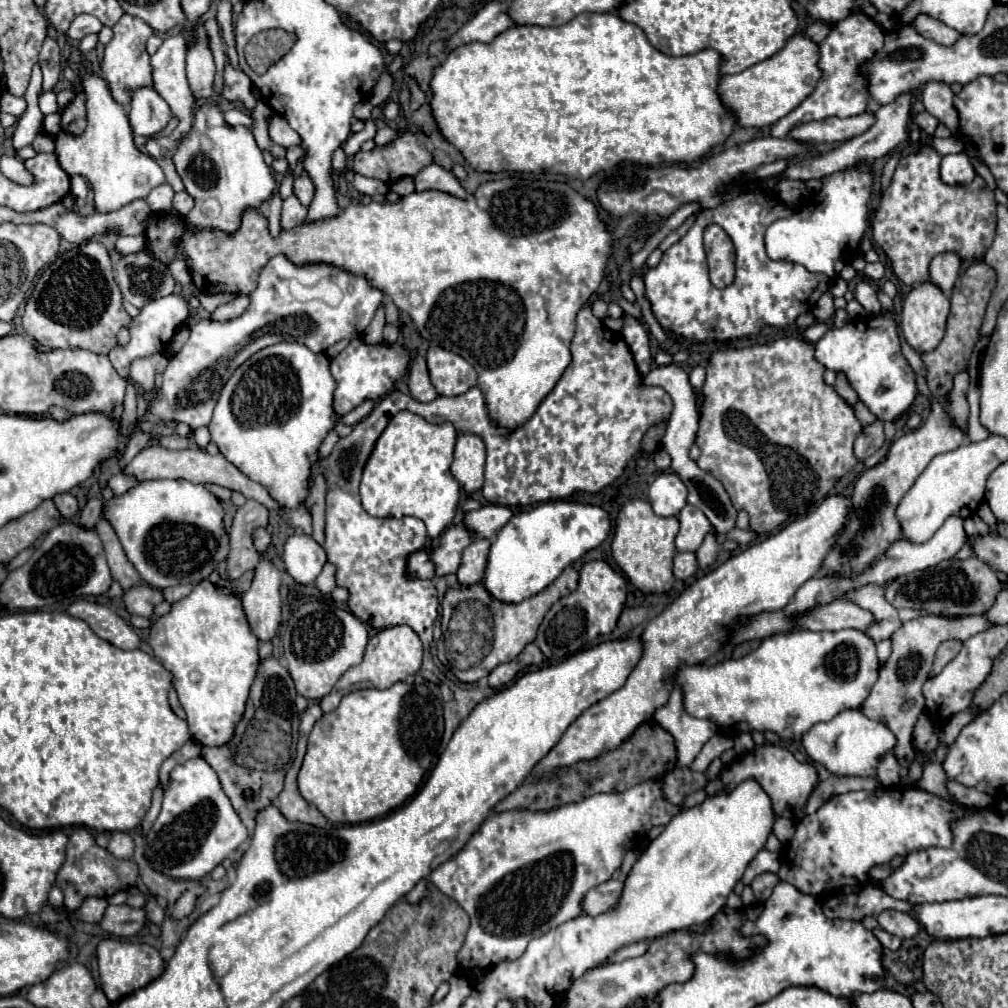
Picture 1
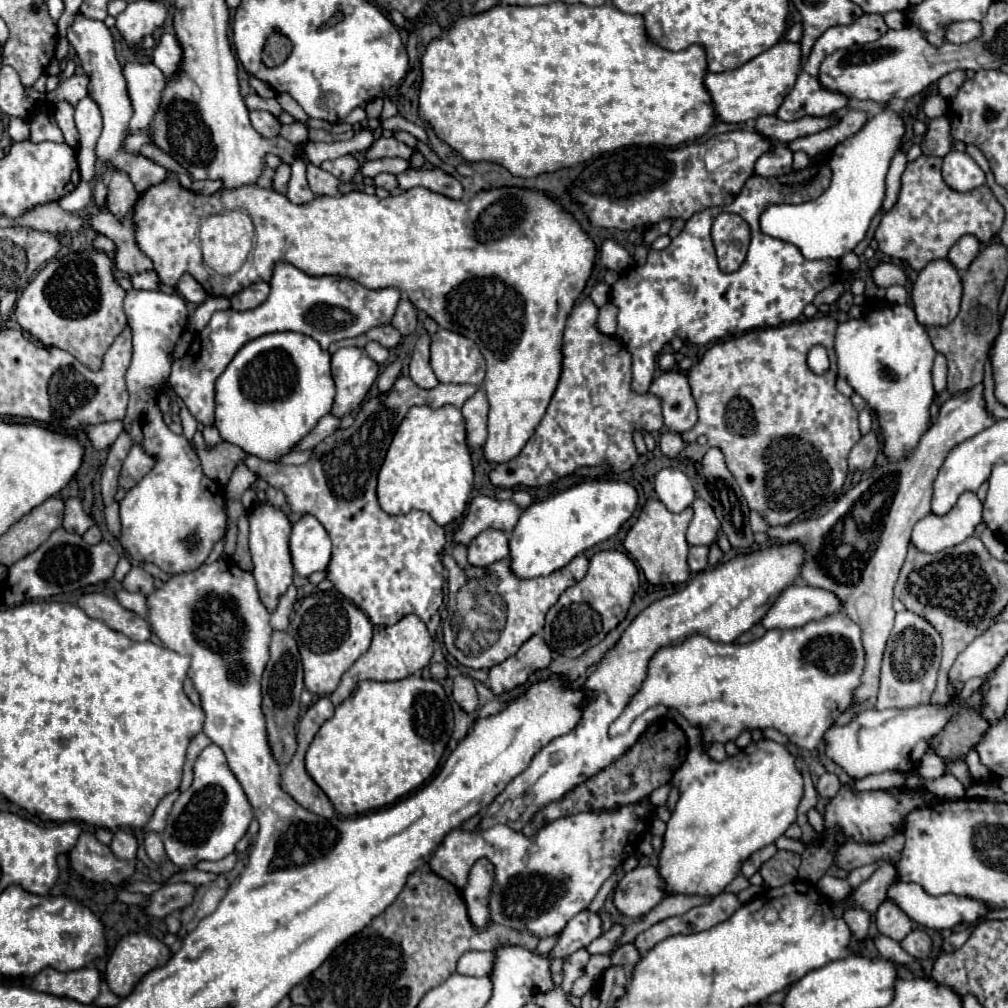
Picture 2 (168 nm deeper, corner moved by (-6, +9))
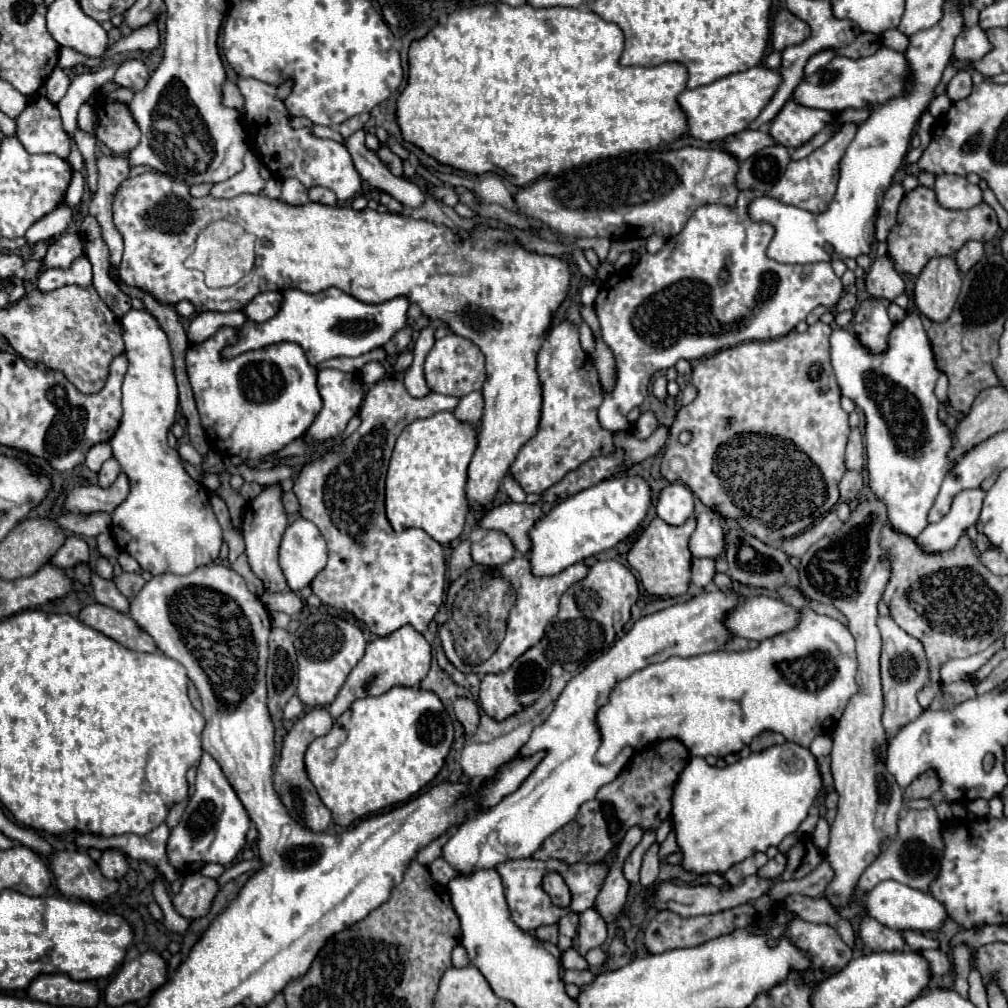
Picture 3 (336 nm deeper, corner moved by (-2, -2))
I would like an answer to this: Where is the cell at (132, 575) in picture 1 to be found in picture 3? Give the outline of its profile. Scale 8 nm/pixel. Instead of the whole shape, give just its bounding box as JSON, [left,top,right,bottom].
[98,457,120,487]

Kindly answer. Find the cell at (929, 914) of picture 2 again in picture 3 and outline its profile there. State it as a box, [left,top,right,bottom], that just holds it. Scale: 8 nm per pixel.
[866,881,948,931]

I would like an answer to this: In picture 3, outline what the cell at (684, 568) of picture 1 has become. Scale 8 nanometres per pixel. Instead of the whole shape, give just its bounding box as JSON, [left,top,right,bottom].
[692,559,716,587]

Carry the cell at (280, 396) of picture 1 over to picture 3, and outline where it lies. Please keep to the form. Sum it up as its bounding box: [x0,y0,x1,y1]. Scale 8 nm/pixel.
[186,327,322,459]

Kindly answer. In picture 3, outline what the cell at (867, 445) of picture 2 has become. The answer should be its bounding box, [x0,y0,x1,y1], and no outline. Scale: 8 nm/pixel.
[840,471,864,501]

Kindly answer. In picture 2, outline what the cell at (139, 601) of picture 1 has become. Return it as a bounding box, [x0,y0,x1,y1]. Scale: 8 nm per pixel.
[122,566,156,596]

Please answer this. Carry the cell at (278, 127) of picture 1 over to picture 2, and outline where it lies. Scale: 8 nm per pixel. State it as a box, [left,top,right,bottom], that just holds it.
[306,164,340,196]

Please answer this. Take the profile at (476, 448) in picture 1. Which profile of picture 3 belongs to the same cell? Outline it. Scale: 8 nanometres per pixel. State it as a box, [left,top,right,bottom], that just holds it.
[454,391,484,425]

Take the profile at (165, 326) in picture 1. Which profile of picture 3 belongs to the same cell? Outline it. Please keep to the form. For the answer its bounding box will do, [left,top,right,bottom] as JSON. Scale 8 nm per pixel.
[110,309,222,575]

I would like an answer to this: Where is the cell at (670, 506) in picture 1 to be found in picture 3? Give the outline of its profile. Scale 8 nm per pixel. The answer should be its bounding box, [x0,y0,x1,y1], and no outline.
[656,483,694,525]

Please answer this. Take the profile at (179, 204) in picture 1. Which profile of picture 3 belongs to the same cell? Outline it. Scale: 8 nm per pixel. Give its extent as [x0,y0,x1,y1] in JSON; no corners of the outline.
[210,151,264,197]

